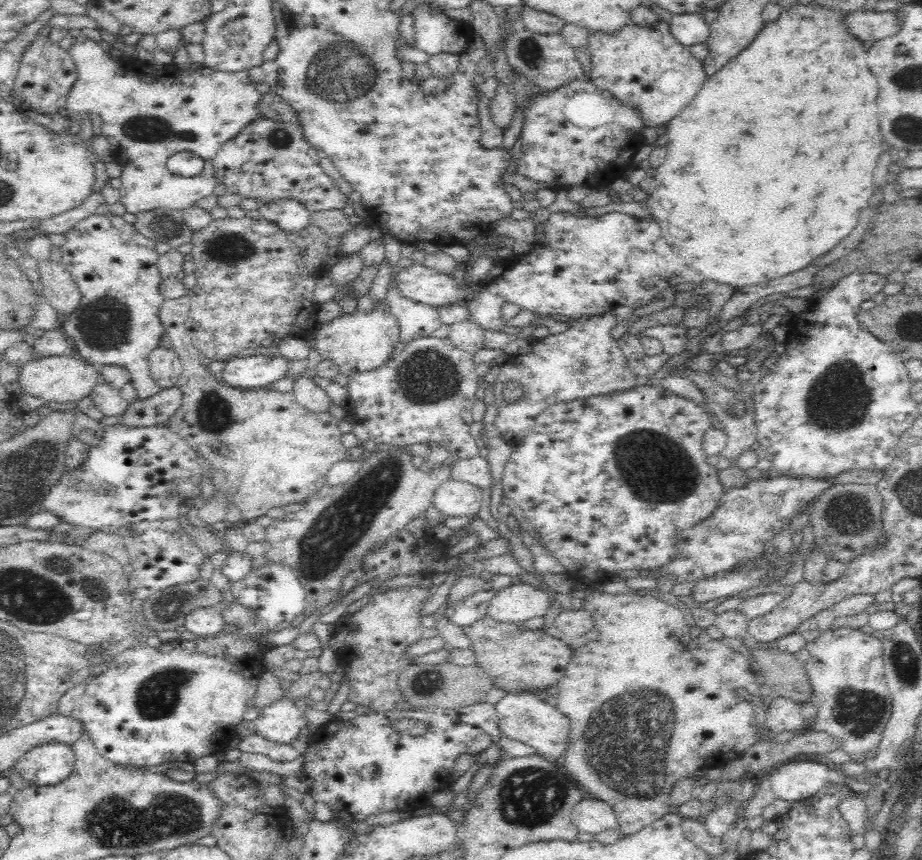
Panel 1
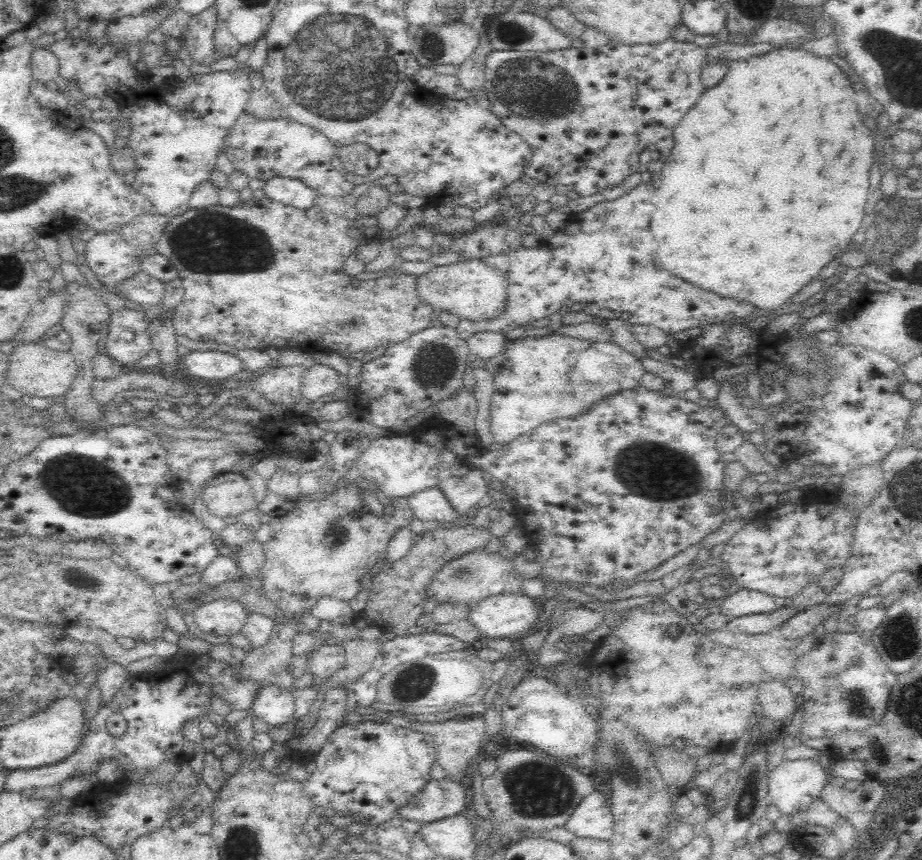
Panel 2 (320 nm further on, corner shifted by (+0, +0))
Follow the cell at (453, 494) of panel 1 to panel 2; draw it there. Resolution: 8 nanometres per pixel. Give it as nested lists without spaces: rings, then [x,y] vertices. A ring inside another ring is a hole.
[[[439,487],[416,492],[405,499],[414,513],[415,525],[425,521],[450,522],[459,516]]]

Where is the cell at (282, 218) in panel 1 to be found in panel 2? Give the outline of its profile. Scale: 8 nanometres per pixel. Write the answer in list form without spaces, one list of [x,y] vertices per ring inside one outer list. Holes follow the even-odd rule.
[[[274,176],[263,182],[261,193],[272,200],[288,206],[296,206],[296,208],[310,208],[316,197],[314,190],[308,188],[305,182],[294,180],[294,178],[284,178],[284,176]]]

